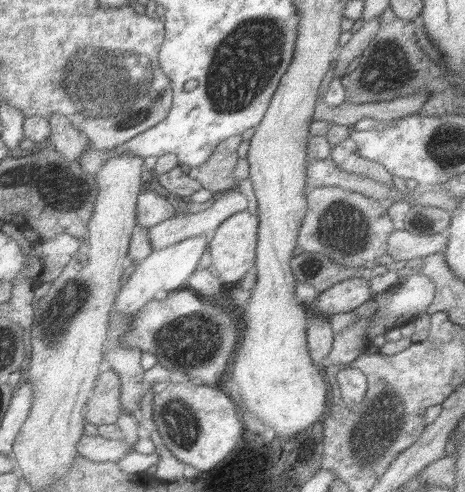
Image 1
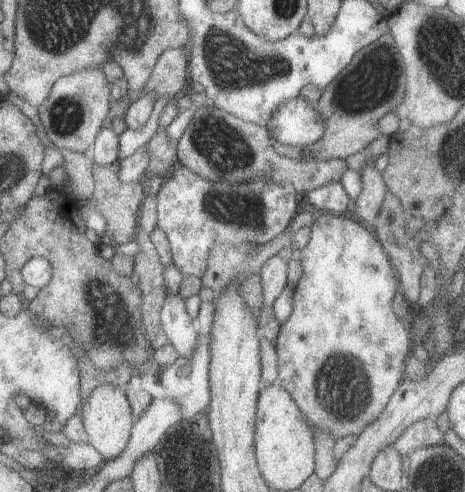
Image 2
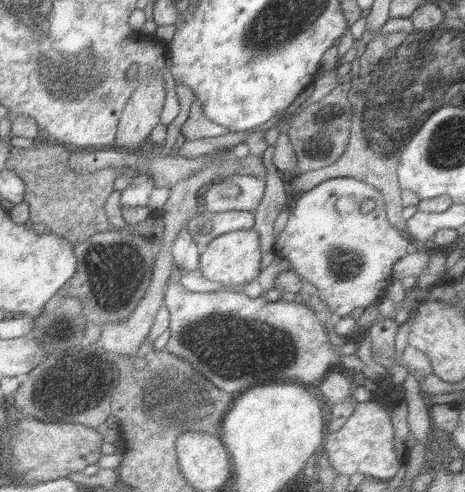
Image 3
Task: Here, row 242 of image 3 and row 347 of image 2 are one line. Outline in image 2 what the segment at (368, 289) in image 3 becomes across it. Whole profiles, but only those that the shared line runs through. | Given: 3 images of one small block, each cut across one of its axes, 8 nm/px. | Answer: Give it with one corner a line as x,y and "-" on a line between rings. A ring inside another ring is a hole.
315,212
315,226
309,246
303,250
301,266
305,270
295,290
295,312
283,324
279,334
279,384
295,398
311,426
325,428
335,440
345,436
359,436
363,428
379,420
395,396
395,388
403,382
405,358
413,350
413,334
395,318
391,298
397,290
395,272
361,222
349,214
335,216
329,212

